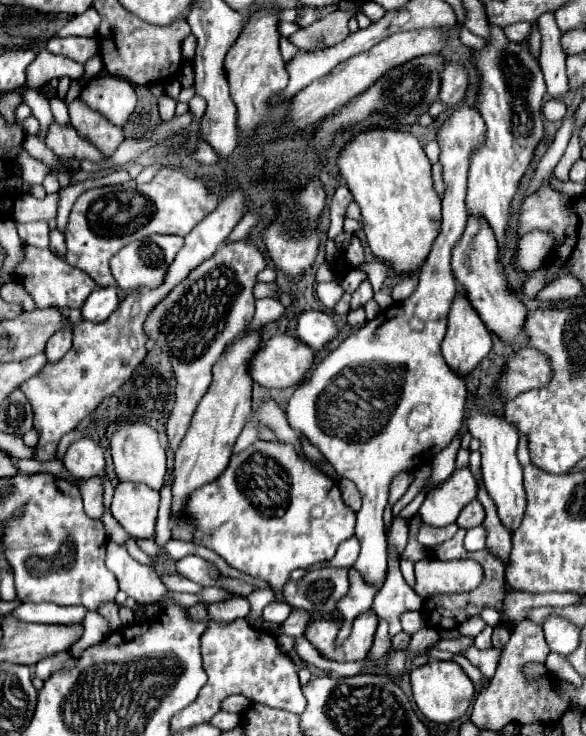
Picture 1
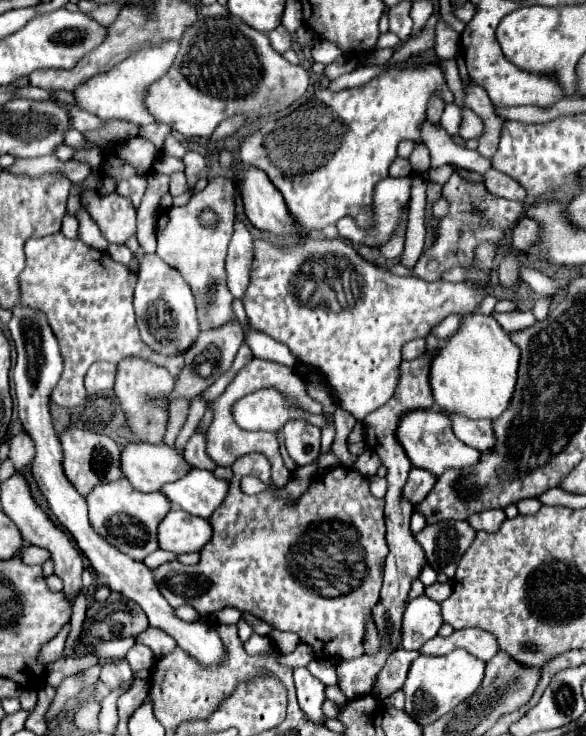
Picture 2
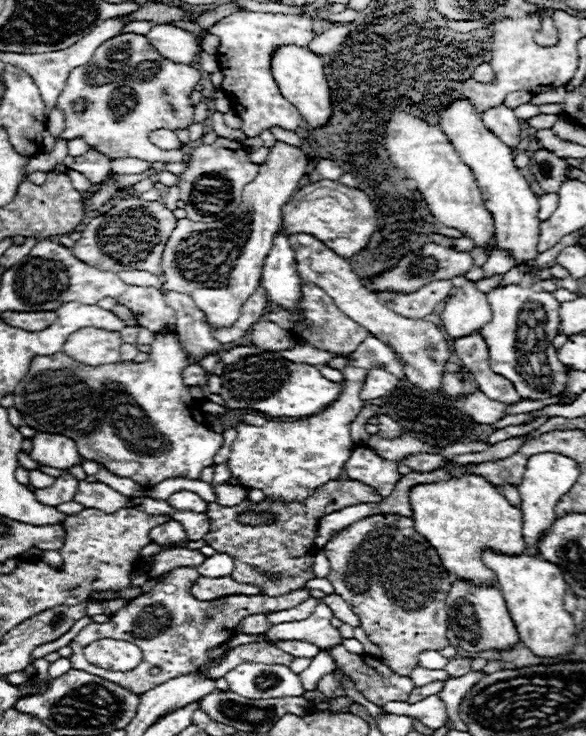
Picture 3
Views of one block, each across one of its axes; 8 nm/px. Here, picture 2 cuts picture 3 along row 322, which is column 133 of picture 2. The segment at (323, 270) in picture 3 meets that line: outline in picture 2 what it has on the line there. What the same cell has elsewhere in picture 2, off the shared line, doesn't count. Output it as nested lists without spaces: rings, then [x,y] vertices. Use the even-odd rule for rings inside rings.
[[[126,358],[118,364],[114,394],[128,420],[128,428],[138,436],[140,442],[148,442],[148,444],[162,442],[168,424],[168,412],[164,410],[164,406],[168,402],[172,388],[174,388],[174,378],[162,366],[150,364],[142,358]]]

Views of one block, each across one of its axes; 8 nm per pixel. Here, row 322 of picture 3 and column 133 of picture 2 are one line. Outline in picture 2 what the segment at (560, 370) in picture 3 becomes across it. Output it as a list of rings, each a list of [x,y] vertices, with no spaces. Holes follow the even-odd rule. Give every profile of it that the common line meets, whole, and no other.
[[[118,480],[110,484],[98,484],[86,498],[90,522],[100,536],[110,544],[126,552],[134,560],[144,560],[148,554],[158,550],[156,532],[160,520],[170,512],[168,498],[162,492],[136,492],[128,480]]]

